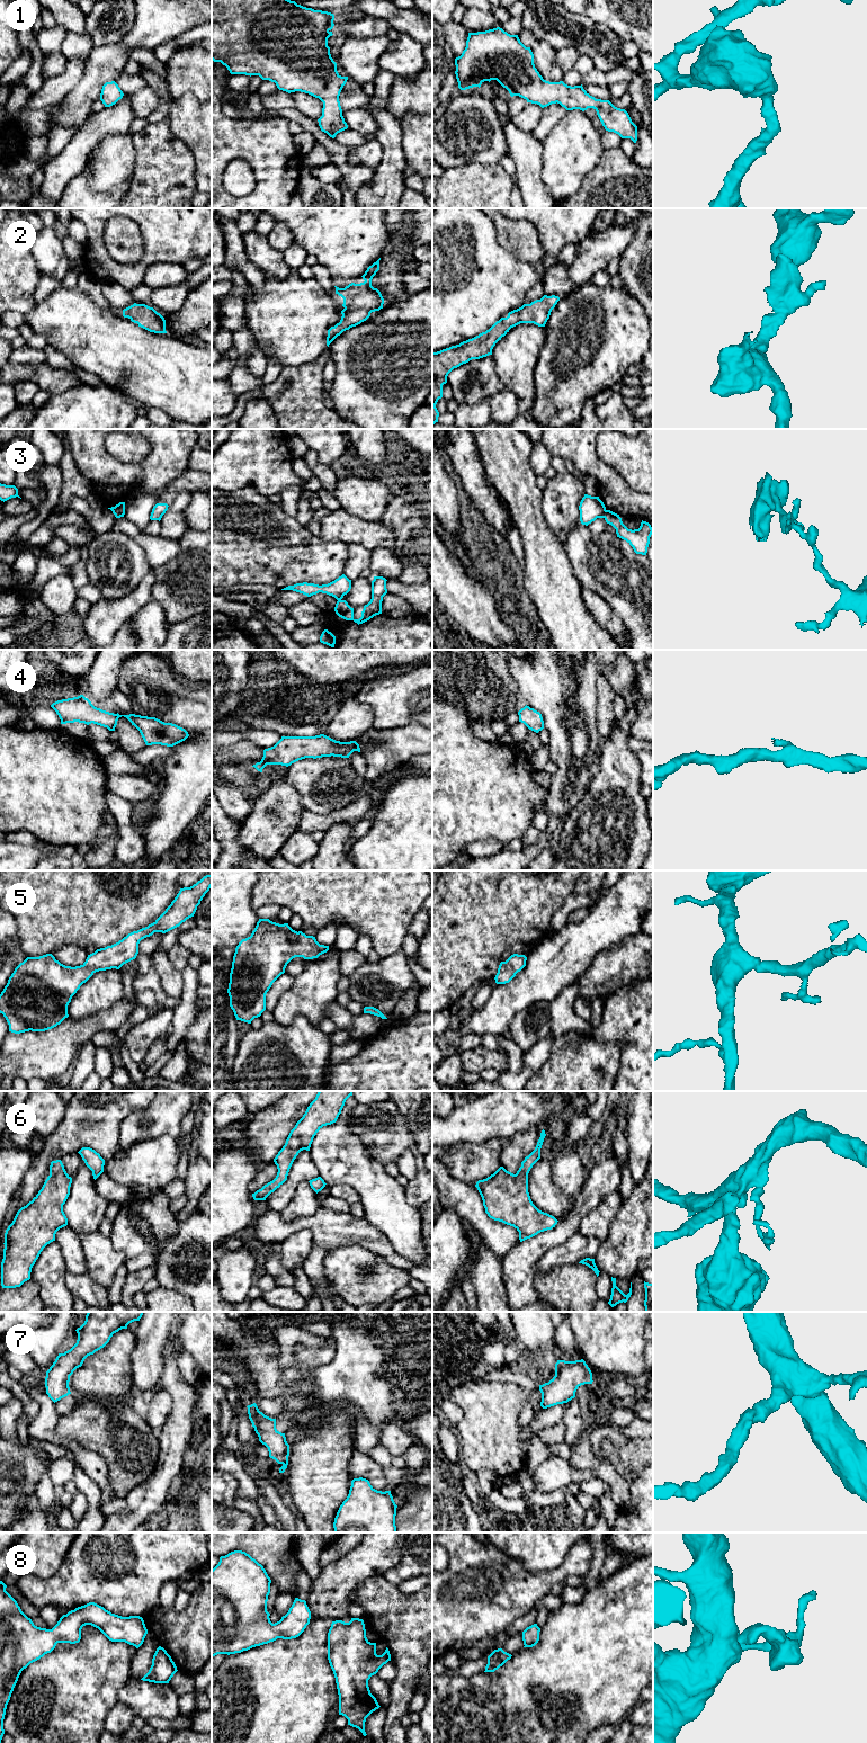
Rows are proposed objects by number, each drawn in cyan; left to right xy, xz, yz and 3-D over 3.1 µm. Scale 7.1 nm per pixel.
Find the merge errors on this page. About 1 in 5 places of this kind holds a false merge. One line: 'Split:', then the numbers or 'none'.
Split: 3

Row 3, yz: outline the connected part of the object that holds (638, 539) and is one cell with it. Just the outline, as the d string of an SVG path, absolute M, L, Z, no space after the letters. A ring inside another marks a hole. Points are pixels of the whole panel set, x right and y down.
M606 510L605 520L616 529L617 537L626 540L636 554L646 555L650 544L650 537L653 534L653 528L646 521L641 522L638 529L628 529L622 521L619 515Z

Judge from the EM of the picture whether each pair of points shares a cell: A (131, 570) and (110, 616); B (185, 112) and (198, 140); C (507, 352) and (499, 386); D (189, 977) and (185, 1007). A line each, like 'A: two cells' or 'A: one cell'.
A: two cells
B: one cell
C: two cells
D: one cell

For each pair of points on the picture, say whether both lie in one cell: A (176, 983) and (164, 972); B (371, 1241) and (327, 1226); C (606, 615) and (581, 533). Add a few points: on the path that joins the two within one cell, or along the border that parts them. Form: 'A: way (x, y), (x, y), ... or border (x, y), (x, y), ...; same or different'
A: way (173, 981), (167, 974); same
B: way (359, 1231), (338, 1230); same
C: border (581, 586), (597, 592), (618, 616); different

